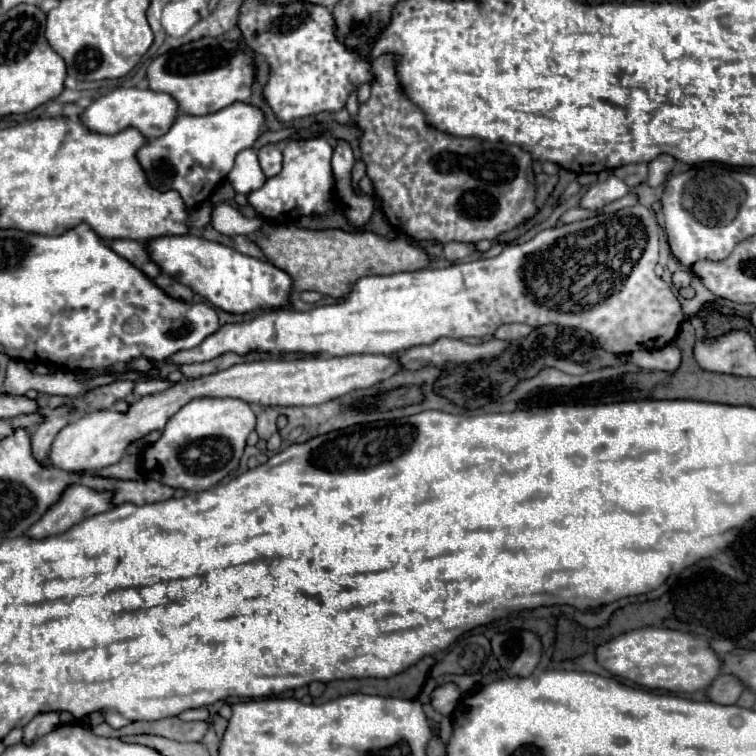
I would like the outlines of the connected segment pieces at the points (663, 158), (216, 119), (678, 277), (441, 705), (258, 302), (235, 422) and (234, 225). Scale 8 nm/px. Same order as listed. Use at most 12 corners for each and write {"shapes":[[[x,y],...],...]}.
{"shapes":[[[660,154],[648,164],[648,186],[660,186],[676,160]],[[244,102],[178,114],[136,152],[152,188],[206,202],[262,112]],[[682,270],[672,274],[672,284],[680,290],[690,286],[692,272]],[[454,682],[436,686],[430,704],[450,716],[462,698]],[[194,234],[146,240],[158,268],[232,314],[280,308],[290,276]],[[196,398],[142,452],[144,478],[202,492],[256,426],[244,400]],[[214,204],[210,224],[220,234],[252,234],[258,218],[230,204]]]}

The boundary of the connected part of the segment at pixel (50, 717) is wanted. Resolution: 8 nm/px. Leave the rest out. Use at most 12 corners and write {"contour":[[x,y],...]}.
{"contour":[[40,712],[24,728],[32,742],[60,724],[60,712]]}

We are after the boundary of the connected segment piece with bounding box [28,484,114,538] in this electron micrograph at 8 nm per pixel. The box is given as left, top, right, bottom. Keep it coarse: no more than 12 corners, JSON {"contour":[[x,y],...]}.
{"contour":[[70,484],[28,530],[32,538],[66,532],[114,508],[110,490]]}

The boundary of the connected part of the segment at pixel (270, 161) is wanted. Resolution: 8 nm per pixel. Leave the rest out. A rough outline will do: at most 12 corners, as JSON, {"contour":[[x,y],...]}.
{"contour":[[276,144],[258,150],[264,174],[276,176],[282,170],[282,154]]}

